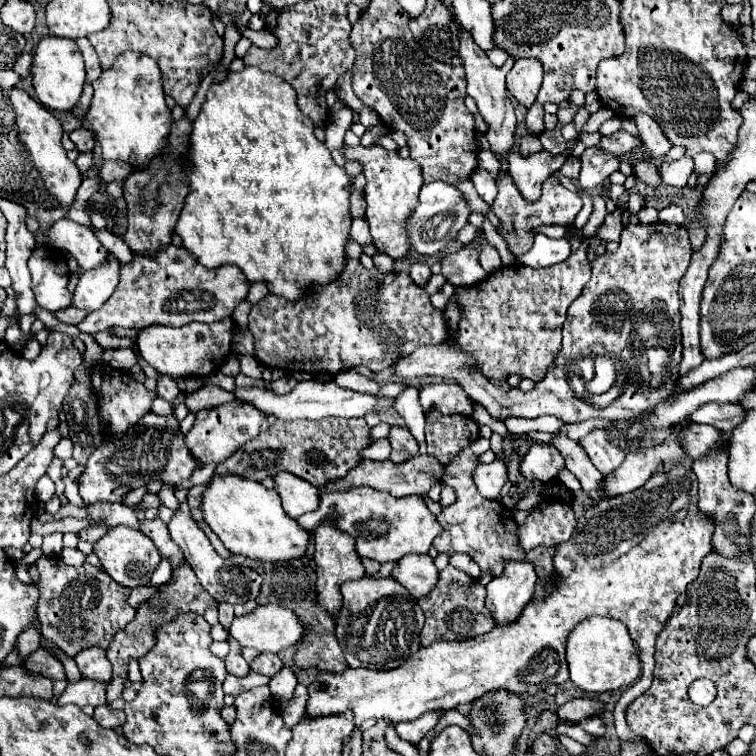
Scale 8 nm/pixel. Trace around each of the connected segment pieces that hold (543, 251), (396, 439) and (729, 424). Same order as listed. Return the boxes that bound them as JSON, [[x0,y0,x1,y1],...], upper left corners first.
[[519,233,571,269],[389,425,417,455],[689,403,745,433]]

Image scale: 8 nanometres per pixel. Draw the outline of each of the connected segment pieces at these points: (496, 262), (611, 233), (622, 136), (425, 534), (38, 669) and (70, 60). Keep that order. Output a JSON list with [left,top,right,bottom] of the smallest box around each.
[[477,233,503,275],[597,211,623,243],[599,129,641,155],[299,487,441,563],[23,649,65,681],[33,35,85,111]]

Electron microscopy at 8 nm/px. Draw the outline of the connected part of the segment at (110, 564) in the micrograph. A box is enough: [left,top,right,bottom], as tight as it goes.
[93,525,161,587]

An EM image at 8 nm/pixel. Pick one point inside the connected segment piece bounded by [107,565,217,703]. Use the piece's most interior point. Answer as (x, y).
(183, 593)

